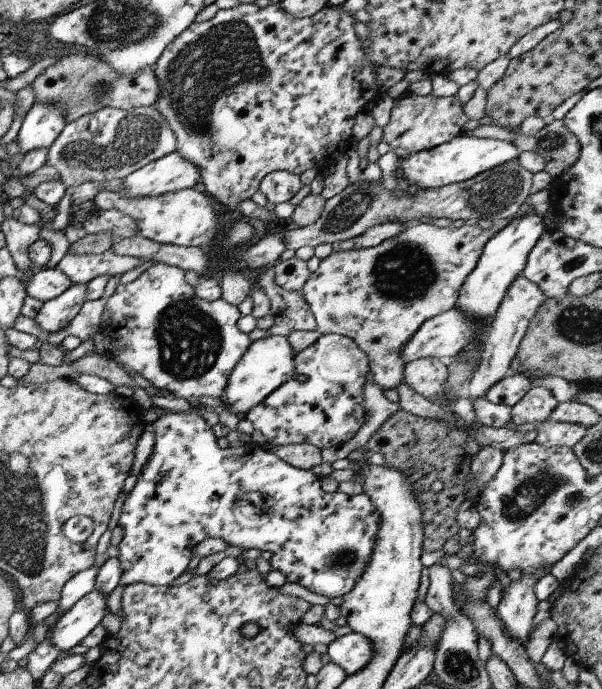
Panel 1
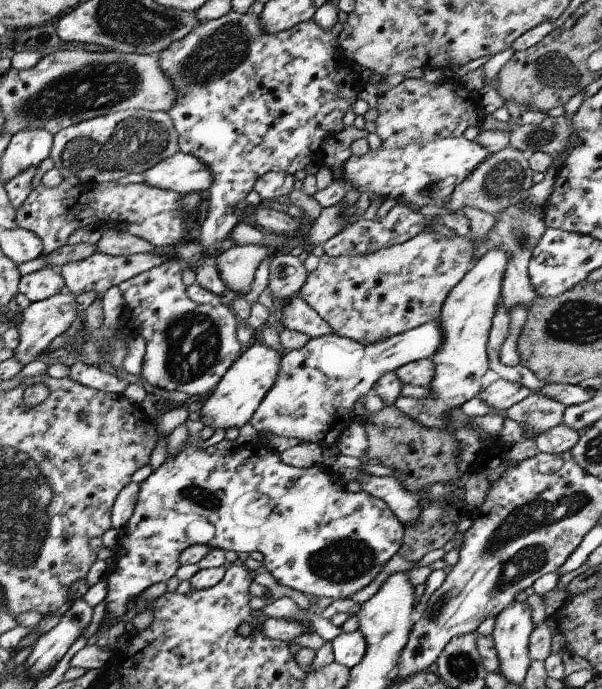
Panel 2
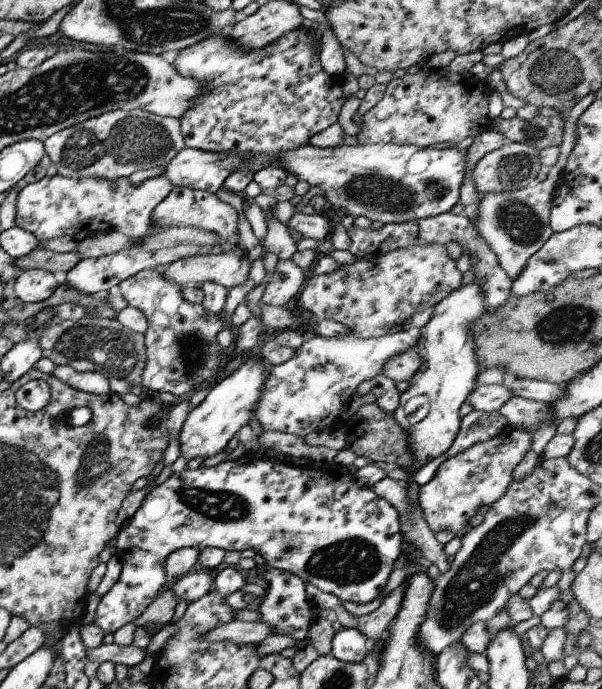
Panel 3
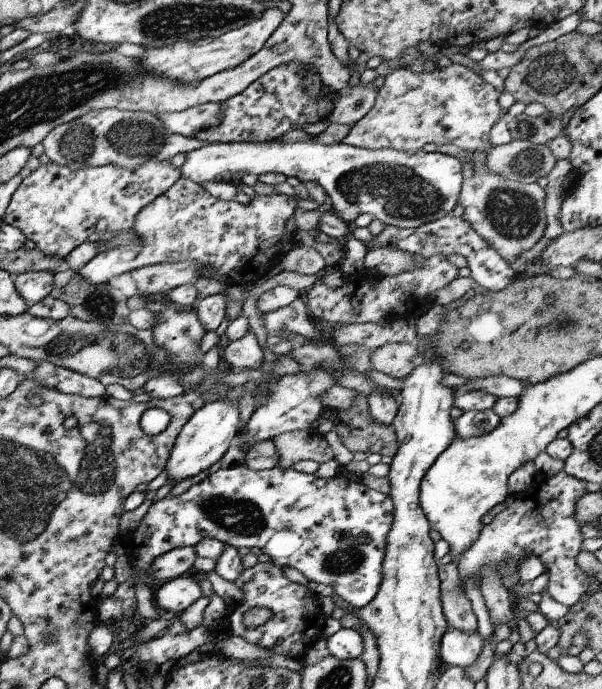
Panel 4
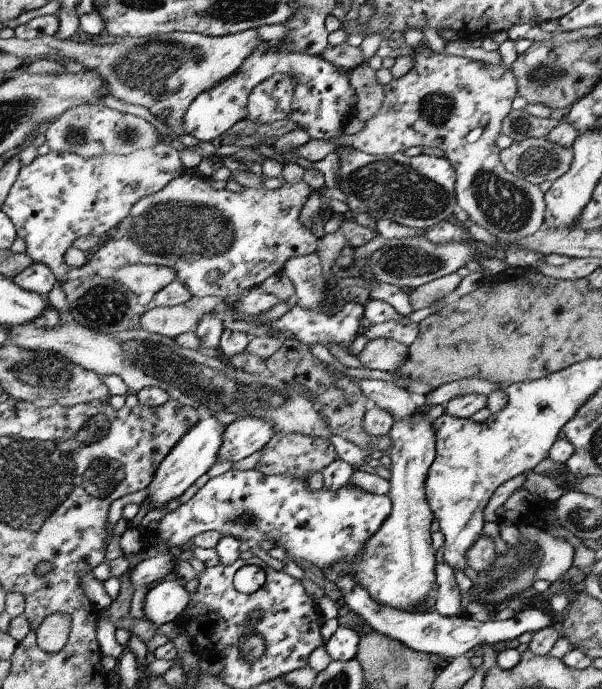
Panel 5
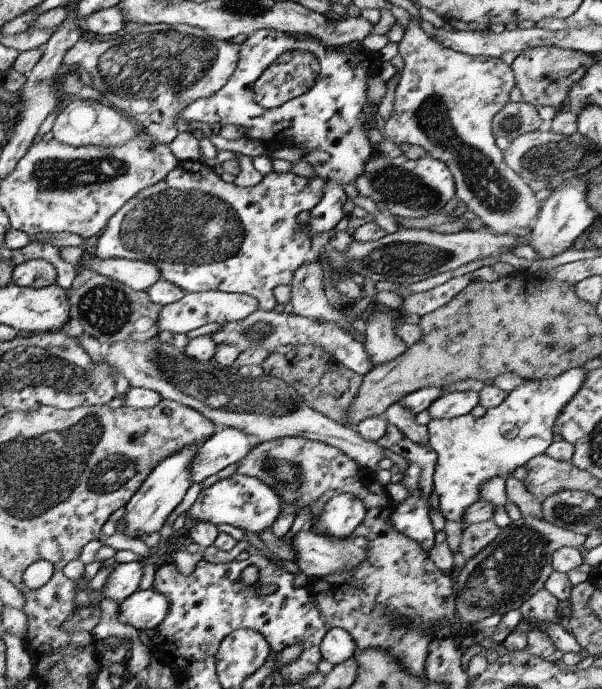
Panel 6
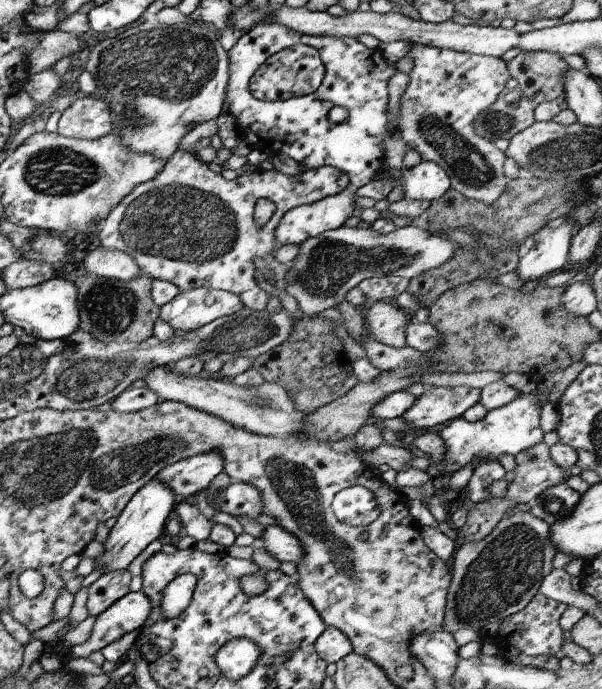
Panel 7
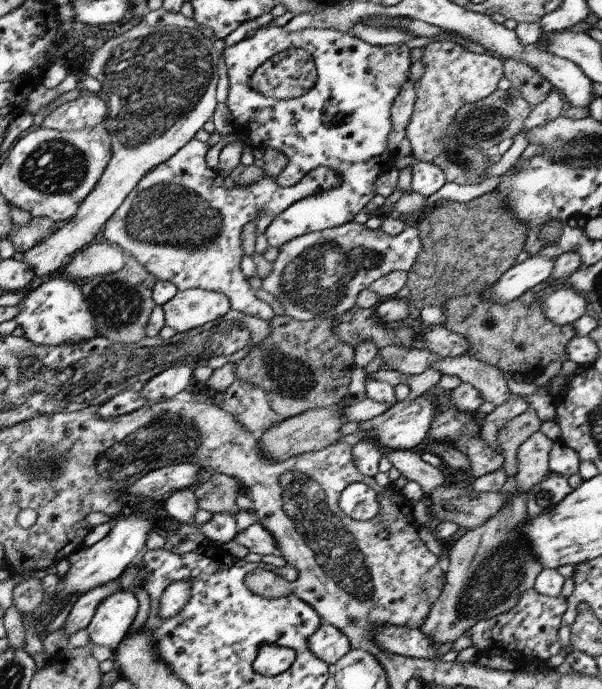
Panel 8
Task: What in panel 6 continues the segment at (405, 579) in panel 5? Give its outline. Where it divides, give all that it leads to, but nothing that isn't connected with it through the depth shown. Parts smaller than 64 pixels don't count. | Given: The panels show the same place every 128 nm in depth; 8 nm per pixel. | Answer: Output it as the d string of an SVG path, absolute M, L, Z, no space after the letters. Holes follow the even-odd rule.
M391 424L385 426L385 434L374 443L379 448L399 454L407 462L405 470L402 471L403 478L401 478L401 486L407 490L407 498L403 502L396 504L393 514L391 514L391 526L393 526L393 530L397 530L397 532L403 534L405 538L411 538L413 542L419 542L419 546L423 548L423 552L428 553L431 550L431 546L433 546L434 531L433 527L431 527L427 500L432 492L436 454L429 445L419 446L419 444L413 444L409 438ZM306 529L295 532L290 538L289 546L295 552L295 560L292 562L295 563L299 572L303 572L308 578L323 578L335 572L339 574L343 570L353 570L367 556L367 539L364 537L327 538Z

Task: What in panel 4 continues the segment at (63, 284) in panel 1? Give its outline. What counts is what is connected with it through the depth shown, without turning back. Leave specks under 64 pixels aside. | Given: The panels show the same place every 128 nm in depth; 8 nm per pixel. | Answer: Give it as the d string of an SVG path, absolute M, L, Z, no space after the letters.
M30 271L12 280L15 292L28 306L48 298L52 283L52 274L48 271Z

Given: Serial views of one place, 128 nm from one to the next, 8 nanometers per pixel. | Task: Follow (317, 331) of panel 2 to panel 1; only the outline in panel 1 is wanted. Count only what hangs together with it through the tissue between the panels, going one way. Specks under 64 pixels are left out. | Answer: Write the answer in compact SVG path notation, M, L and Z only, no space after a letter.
M273 265L257 276L257 284L270 302L273 326L269 330L255 328L247 333L251 342L271 335L286 337L293 331L315 331L317 326L302 291L289 292L275 284Z

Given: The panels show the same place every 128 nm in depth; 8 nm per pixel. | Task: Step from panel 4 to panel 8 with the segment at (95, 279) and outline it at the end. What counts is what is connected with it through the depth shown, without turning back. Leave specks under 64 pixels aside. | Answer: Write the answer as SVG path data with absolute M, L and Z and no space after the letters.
M193 137L171 158L147 171L147 174L139 179L133 190L123 199L117 210L106 220L103 236L110 244L119 246L126 254L133 255L157 281L171 282L179 291L203 289L224 294L229 301L229 310L269 321L274 316L273 310L255 296L254 290L239 269L239 262L243 256L241 228L256 215L259 218L256 233L263 233L275 216L305 196L319 192L339 191L341 187L339 176L333 170L320 166L307 172L297 184L290 187L279 186L271 176L262 176L259 182L253 182L245 188L233 185L227 190L223 186L223 178L214 169L205 165L204 158L209 148L207 142L201 142Z

